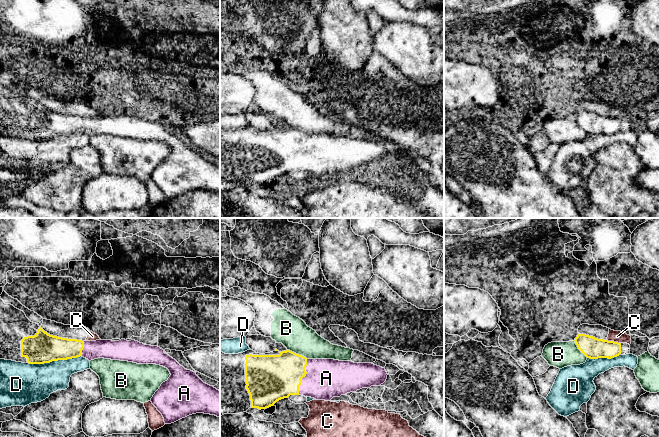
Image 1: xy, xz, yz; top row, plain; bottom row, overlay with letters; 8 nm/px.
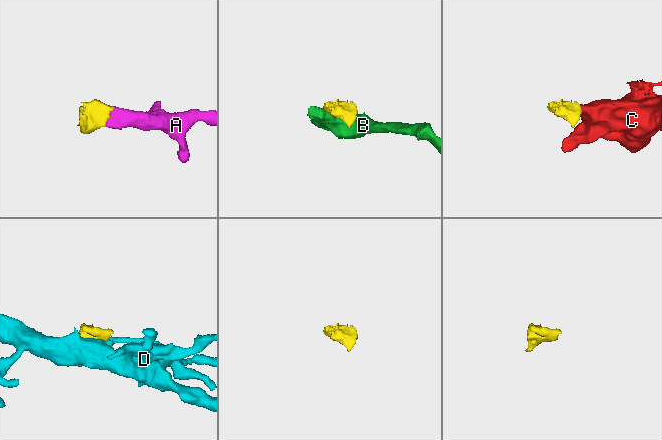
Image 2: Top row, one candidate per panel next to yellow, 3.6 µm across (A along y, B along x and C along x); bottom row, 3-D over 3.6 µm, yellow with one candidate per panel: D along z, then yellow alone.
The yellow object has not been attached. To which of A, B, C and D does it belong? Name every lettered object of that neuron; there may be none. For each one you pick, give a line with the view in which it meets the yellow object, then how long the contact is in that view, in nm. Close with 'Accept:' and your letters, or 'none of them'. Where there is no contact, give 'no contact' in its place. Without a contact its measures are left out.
A: contact in xz; length 300 nm
Accept: A

